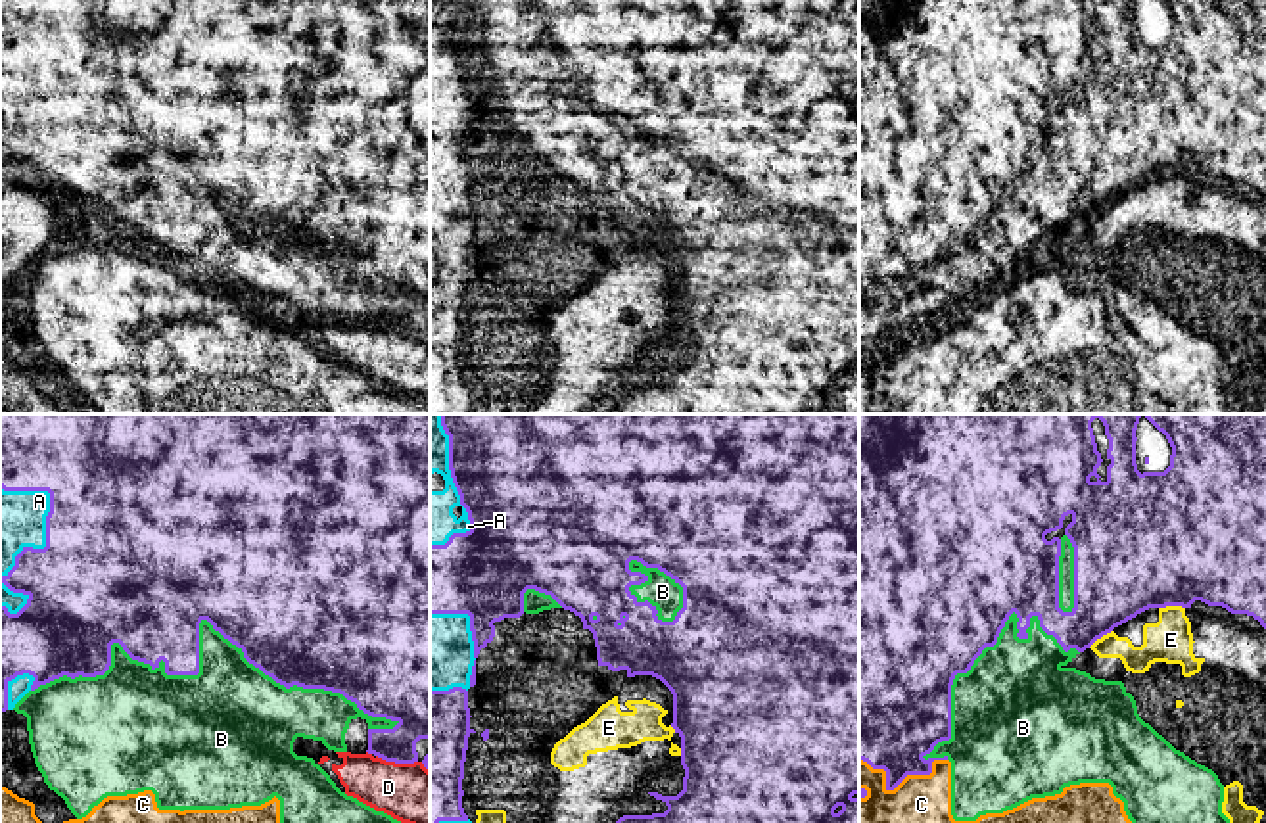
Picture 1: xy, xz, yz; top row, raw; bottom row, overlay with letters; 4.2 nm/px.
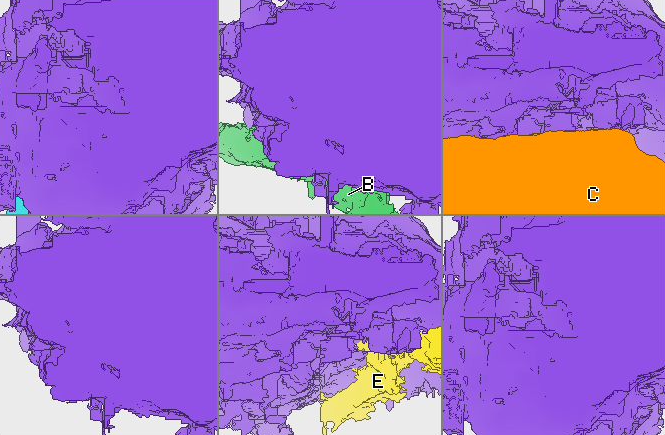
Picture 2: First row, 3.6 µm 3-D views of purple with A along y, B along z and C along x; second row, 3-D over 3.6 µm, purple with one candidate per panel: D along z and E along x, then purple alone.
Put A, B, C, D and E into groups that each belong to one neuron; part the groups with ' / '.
A / B / C / D E

